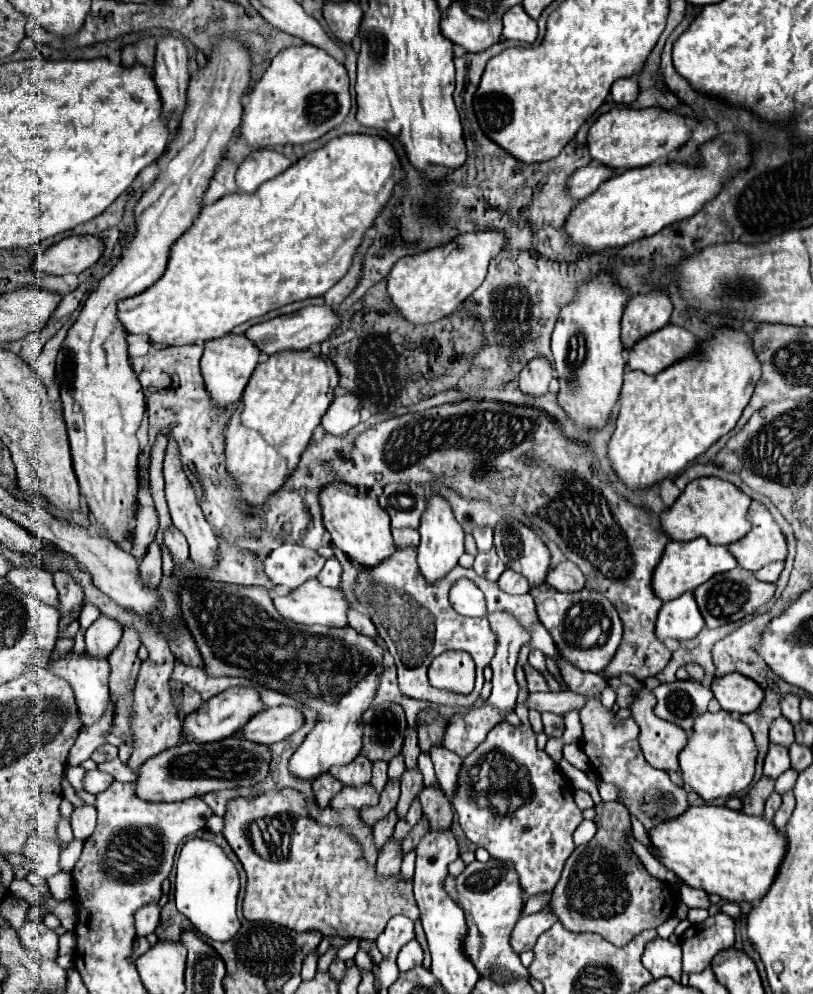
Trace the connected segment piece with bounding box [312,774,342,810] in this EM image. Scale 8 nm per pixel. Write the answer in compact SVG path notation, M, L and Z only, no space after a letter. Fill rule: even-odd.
M326 774L326 776L322 776L322 780L316 780L312 784L312 790L314 790L316 804L324 810L330 806L330 800L342 790L342 784L338 784L338 780L334 780L330 774Z

